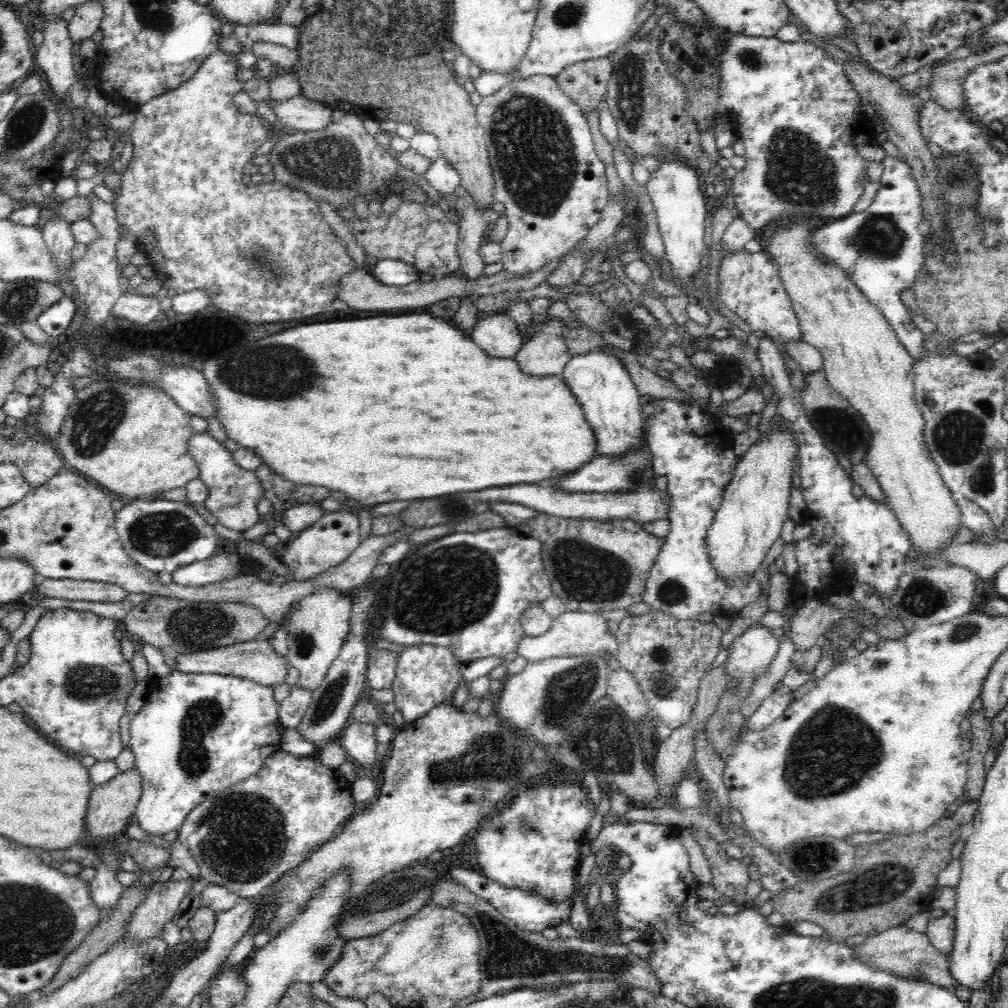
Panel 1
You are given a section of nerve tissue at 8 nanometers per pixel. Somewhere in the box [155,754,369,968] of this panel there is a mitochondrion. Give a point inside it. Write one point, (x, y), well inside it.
(241, 837)

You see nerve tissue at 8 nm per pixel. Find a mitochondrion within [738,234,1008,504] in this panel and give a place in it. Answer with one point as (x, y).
(959, 437)

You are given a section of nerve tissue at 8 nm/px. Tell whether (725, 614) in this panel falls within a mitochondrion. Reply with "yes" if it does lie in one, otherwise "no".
no

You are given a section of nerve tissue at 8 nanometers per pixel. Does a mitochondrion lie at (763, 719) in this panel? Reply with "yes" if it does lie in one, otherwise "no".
no

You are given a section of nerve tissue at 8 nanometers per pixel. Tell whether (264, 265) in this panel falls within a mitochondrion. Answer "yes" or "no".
yes

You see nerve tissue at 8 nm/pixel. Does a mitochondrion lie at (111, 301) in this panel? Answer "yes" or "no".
no

